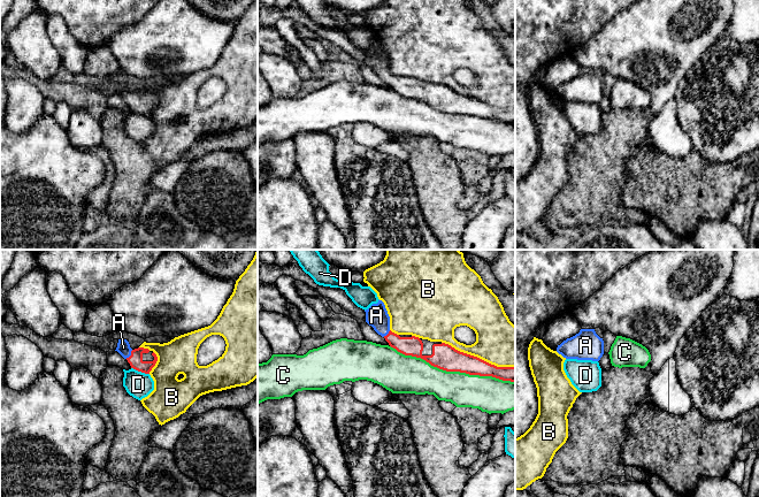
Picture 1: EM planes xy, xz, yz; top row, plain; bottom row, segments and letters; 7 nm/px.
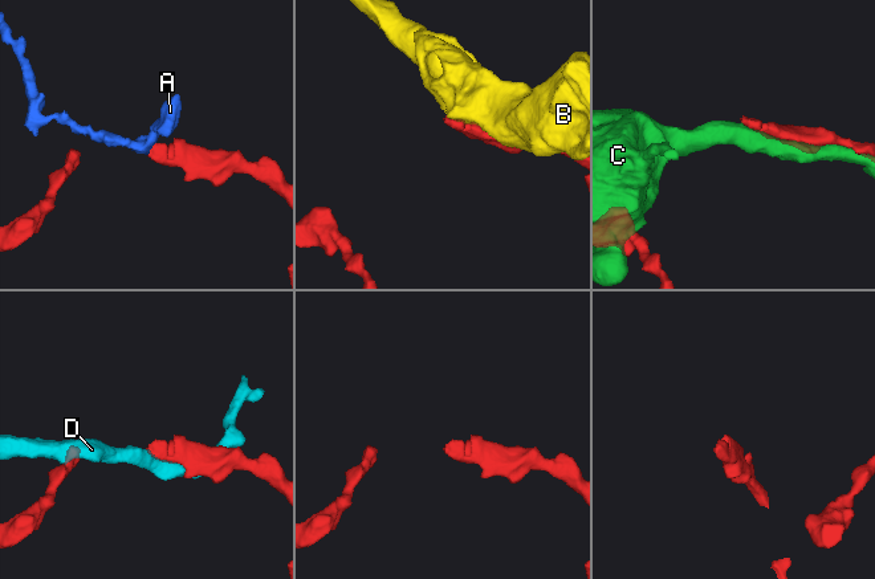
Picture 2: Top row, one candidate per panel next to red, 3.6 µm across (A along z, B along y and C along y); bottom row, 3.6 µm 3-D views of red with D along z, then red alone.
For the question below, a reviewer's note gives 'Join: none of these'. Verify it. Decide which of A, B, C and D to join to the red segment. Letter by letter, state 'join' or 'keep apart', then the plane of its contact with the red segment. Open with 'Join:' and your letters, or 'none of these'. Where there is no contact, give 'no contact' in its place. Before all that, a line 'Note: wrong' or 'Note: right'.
Note: wrong
Join: A
A: join; meets red in xy
B: keep apart; meets red in xz
C: keep apart; meets red in xz
D: keep apart; meets red in xy

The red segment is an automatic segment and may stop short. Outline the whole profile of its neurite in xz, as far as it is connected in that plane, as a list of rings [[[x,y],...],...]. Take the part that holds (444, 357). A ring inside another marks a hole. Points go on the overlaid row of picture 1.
[[[382,300],[366,312],[366,322],[385,338],[389,345],[405,355],[421,358],[431,366],[446,372],[492,376],[515,382],[515,367],[497,367],[477,357],[460,352],[448,344],[430,342],[412,335],[397,335],[390,330],[390,316]]]

